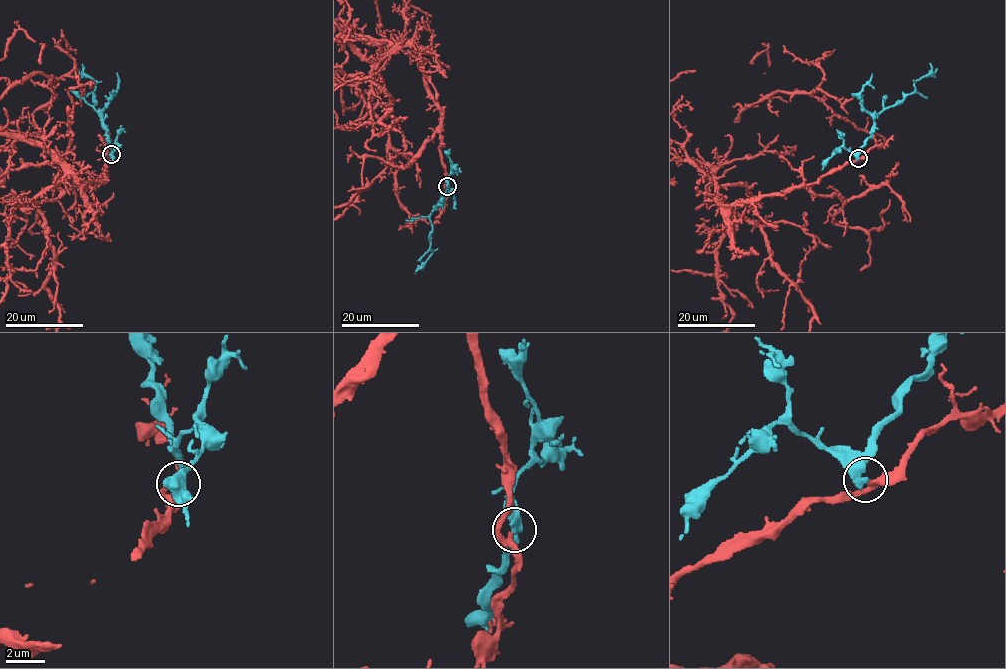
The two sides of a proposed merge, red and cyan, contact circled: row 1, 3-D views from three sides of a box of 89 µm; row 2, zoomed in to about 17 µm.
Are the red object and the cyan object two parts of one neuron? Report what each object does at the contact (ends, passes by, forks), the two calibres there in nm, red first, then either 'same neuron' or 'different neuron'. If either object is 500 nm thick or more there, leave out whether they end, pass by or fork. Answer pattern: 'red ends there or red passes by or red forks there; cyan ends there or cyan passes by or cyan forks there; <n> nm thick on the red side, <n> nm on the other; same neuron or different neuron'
red passes by; cyan ends there; 240 nm thick on the red side, 440 nm on the other; different neuron

